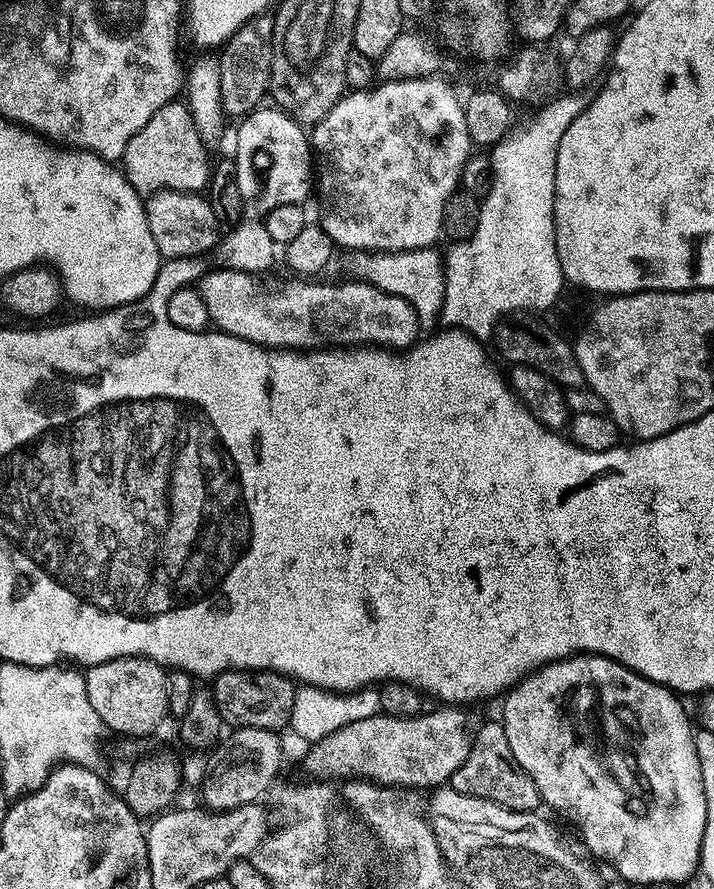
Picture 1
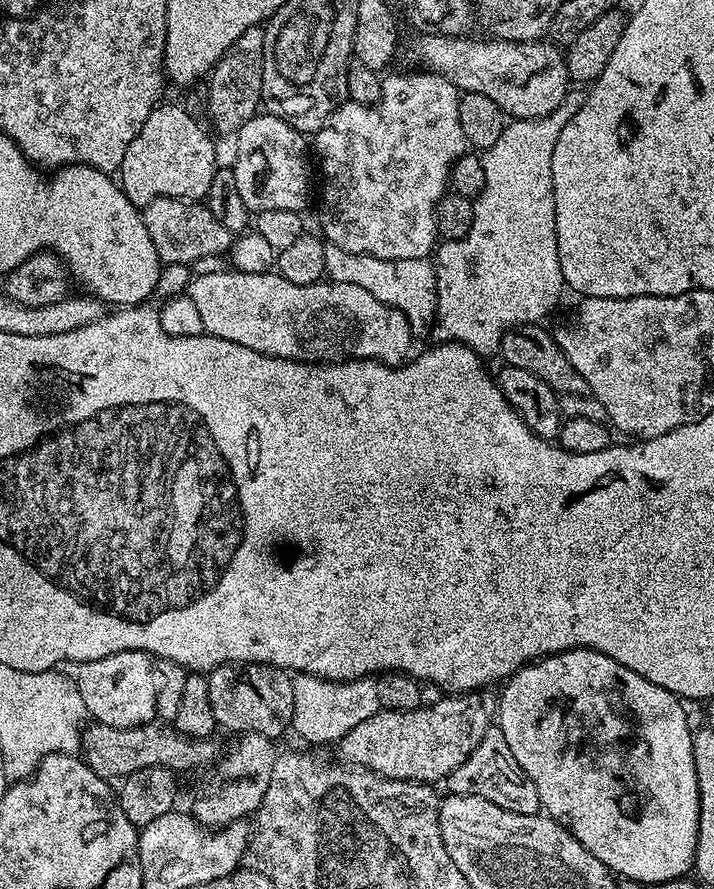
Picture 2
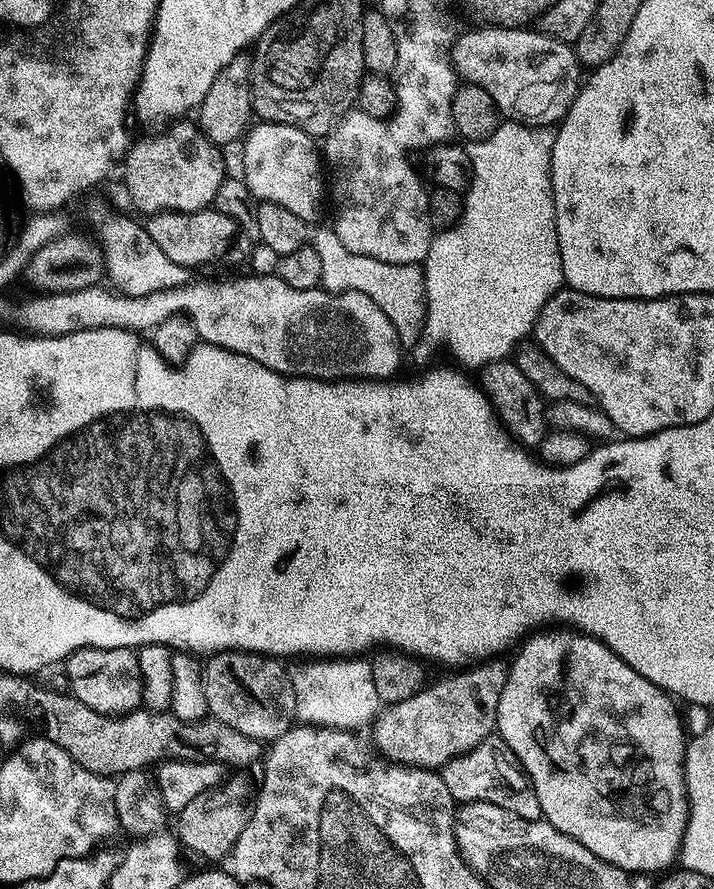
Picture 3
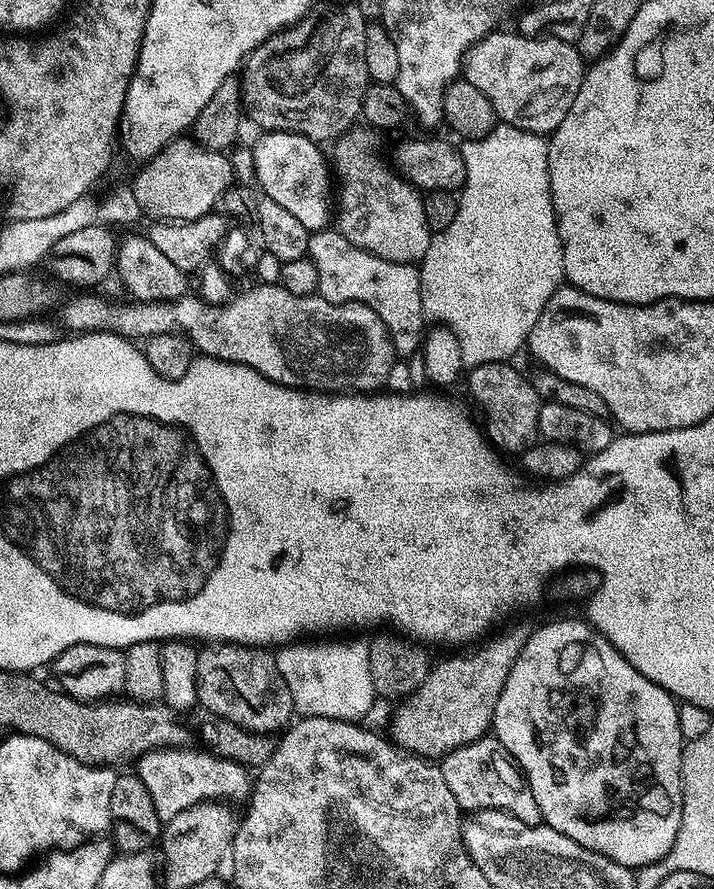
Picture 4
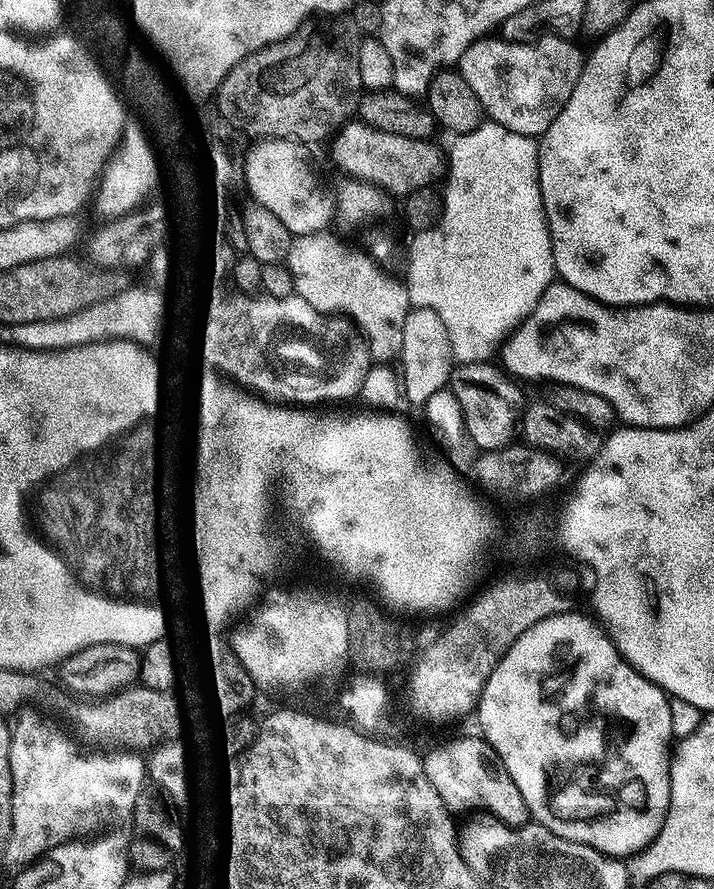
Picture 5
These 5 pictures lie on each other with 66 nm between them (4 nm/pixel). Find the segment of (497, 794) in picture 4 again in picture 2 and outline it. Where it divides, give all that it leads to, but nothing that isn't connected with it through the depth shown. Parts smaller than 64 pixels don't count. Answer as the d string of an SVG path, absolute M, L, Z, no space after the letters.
M498 726L488 728L486 734L482 734L482 742L478 742L478 746L474 746L470 758L466 758L466 762L462 762L462 766L458 766L458 770L454 770L448 776L446 787L451 795L482 798L486 802L494 802L494 806L514 814L534 816L541 811L538 790L534 786L534 782L530 782L530 778L524 773L522 766L518 766L518 758L514 758L513 752L506 742L506 734L502 734L502 730Z

